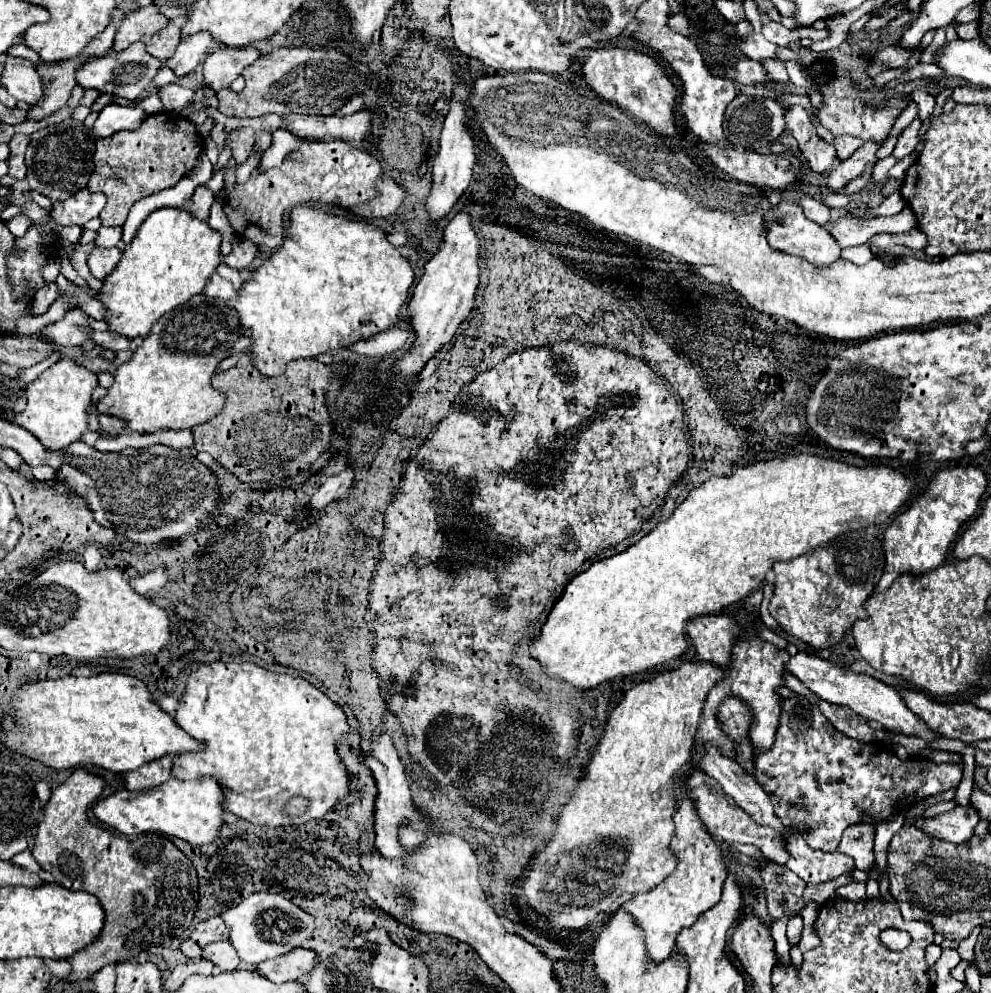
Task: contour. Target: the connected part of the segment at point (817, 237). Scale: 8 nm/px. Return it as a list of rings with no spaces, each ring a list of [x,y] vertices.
[[[793,200],[779,202],[771,212],[767,212],[767,228],[769,228],[767,240],[775,250],[783,250],[787,254],[801,256],[815,266],[831,266],[831,264],[835,264],[835,260],[841,260],[843,250],[837,244],[837,240],[831,236],[831,232],[827,228],[823,228],[821,224],[809,220],[803,214],[803,208]]]

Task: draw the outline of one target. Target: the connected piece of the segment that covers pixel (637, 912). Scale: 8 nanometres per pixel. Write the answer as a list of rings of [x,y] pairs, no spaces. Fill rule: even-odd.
[[[689,794],[683,798],[673,820],[675,820],[675,838],[671,842],[671,848],[679,858],[677,868],[659,886],[643,894],[635,894],[631,900],[623,904],[623,908],[631,912],[637,924],[645,930],[647,952],[653,962],[669,958],[675,948],[675,938],[679,930],[691,926],[701,912],[709,910],[721,900],[723,884],[727,878],[725,852],[721,844],[715,842],[709,830],[703,826],[703,820],[699,818]]]

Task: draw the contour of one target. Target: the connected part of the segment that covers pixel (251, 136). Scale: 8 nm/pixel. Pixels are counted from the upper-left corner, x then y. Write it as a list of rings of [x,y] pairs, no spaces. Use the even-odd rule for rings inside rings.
[[[237,128],[227,136],[227,142],[233,146],[233,158],[237,164],[245,162],[255,146],[255,132],[251,128]]]

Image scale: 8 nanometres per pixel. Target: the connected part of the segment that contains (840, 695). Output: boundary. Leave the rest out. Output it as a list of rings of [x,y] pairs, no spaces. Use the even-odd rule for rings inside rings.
[[[799,652],[797,656],[791,656],[791,660],[787,662],[785,668],[793,676],[797,676],[819,698],[823,698],[827,702],[833,702],[833,704],[849,706],[853,712],[857,712],[865,720],[875,720],[889,732],[905,734],[905,736],[921,736],[927,742],[933,742],[937,738],[937,734],[923,720],[919,720],[917,714],[913,714],[909,710],[909,706],[903,702],[901,694],[893,686],[887,686],[887,684],[879,682],[877,678],[873,678],[869,674],[857,674],[851,668],[833,664],[829,660],[823,660],[815,654],[805,654],[805,652]]]

